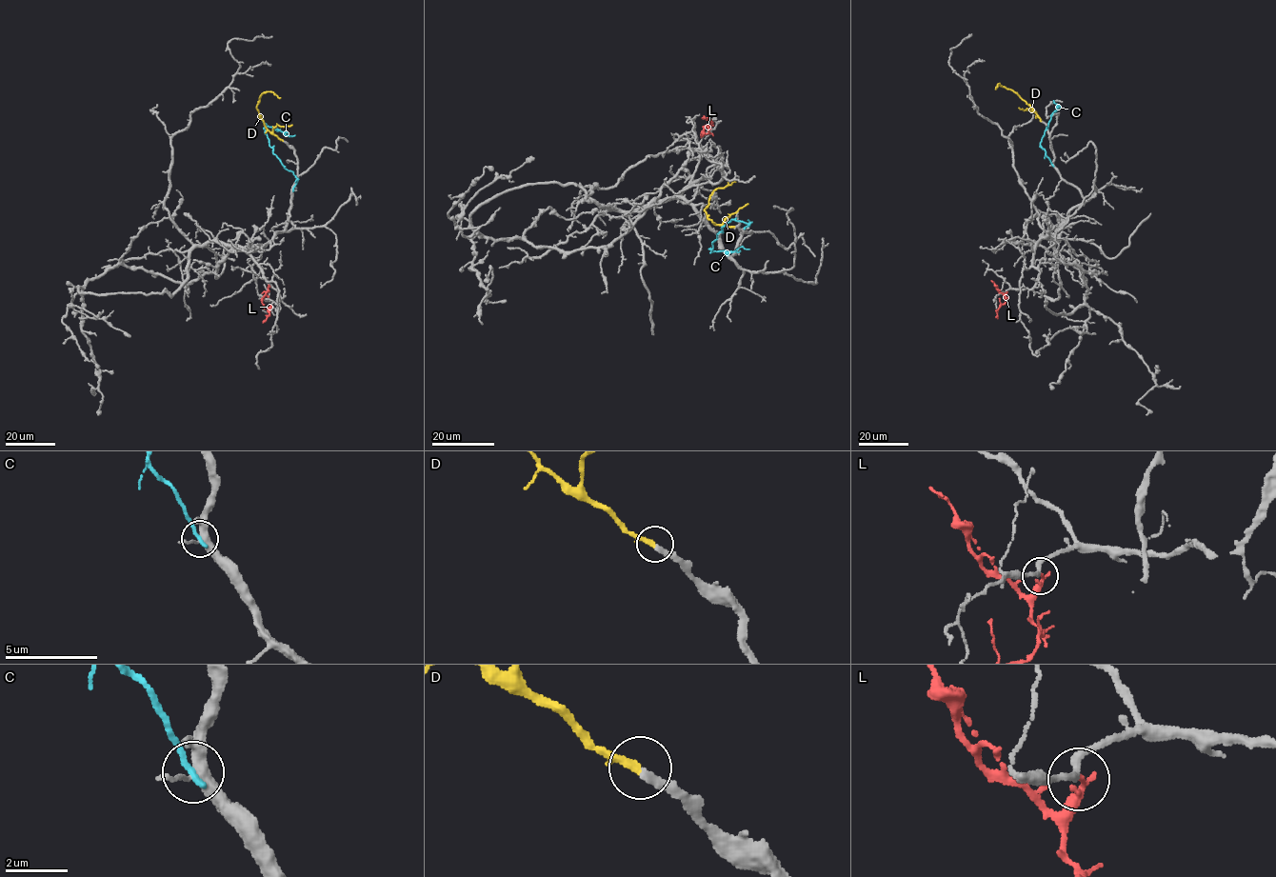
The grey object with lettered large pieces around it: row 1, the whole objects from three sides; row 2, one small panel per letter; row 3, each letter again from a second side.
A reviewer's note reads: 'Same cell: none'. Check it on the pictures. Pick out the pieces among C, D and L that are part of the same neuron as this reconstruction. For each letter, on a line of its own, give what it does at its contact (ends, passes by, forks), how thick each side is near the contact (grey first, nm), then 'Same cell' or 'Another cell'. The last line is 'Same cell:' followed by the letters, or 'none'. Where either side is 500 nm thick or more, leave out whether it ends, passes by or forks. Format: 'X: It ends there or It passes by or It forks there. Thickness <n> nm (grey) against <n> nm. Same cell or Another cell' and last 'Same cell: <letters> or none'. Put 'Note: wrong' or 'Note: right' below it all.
C: It ends there. Thickness 380 nm (grey) against 240 nm. Another cell
D: It ends there. Thickness 240 nm (grey) against 280 nm. Same cell
L: It ends there. Thickness 240 nm (grey) against 260 nm. Another cell
Same cell: D
Note: wrong

